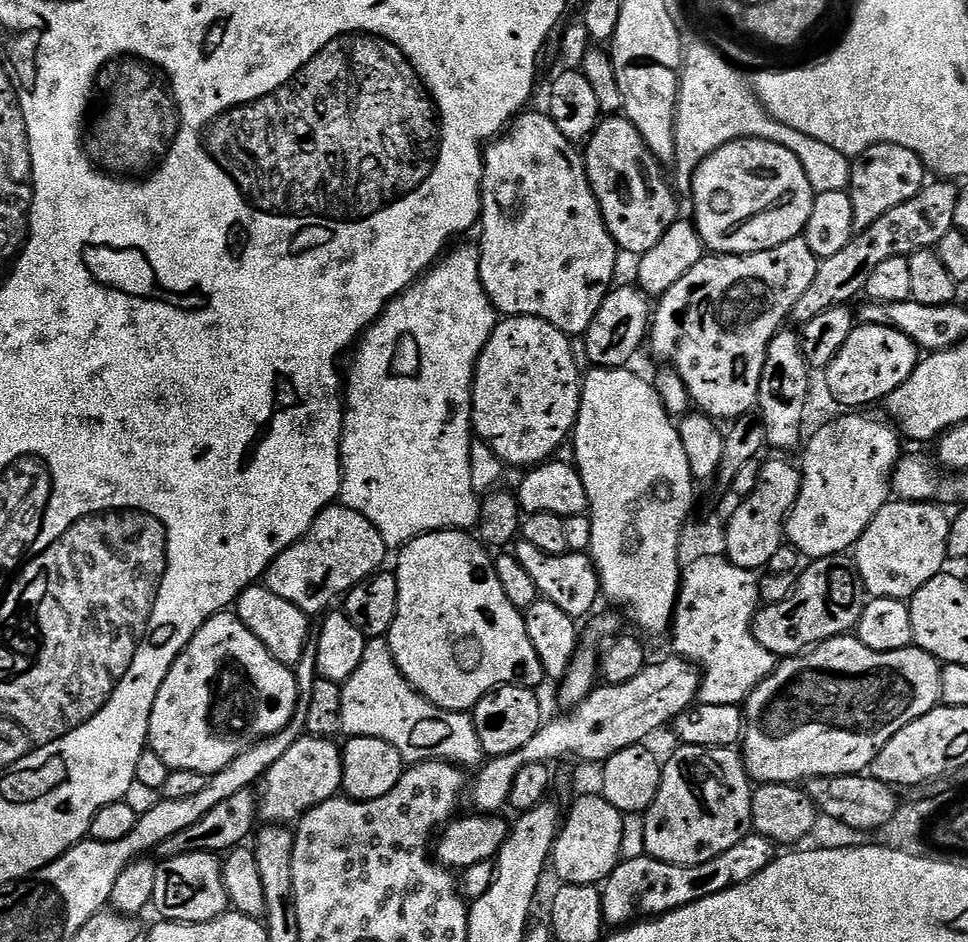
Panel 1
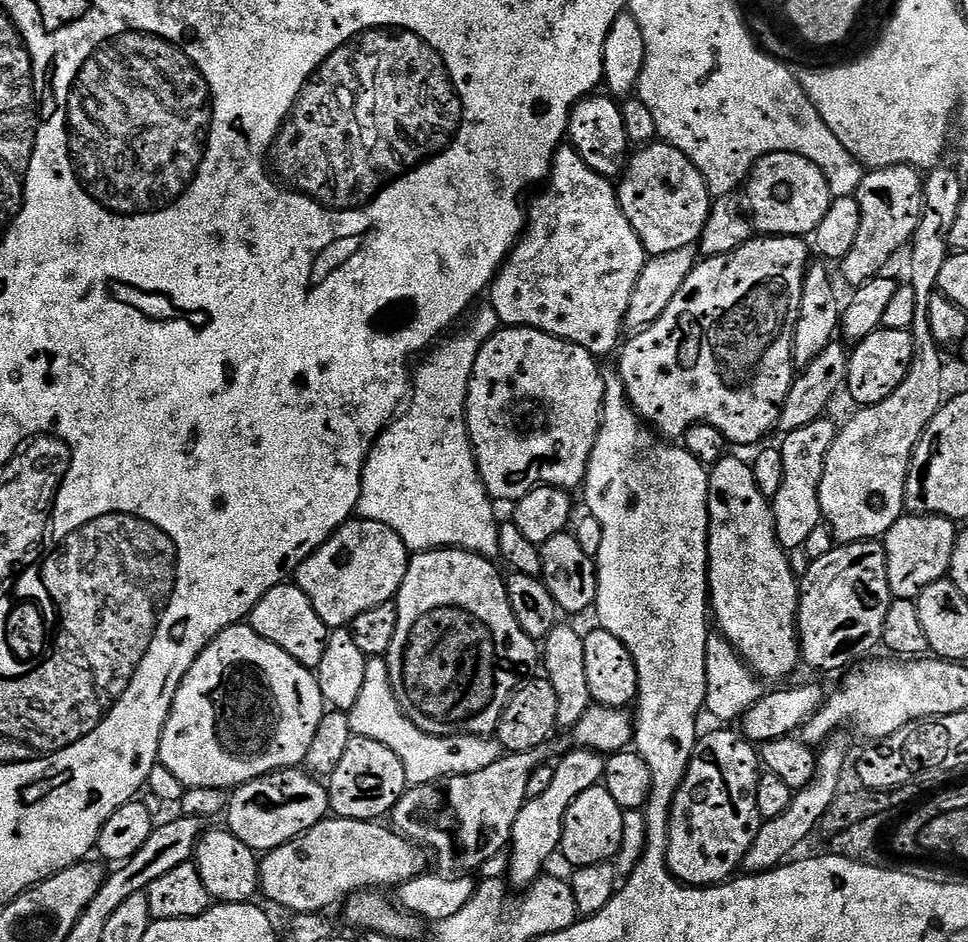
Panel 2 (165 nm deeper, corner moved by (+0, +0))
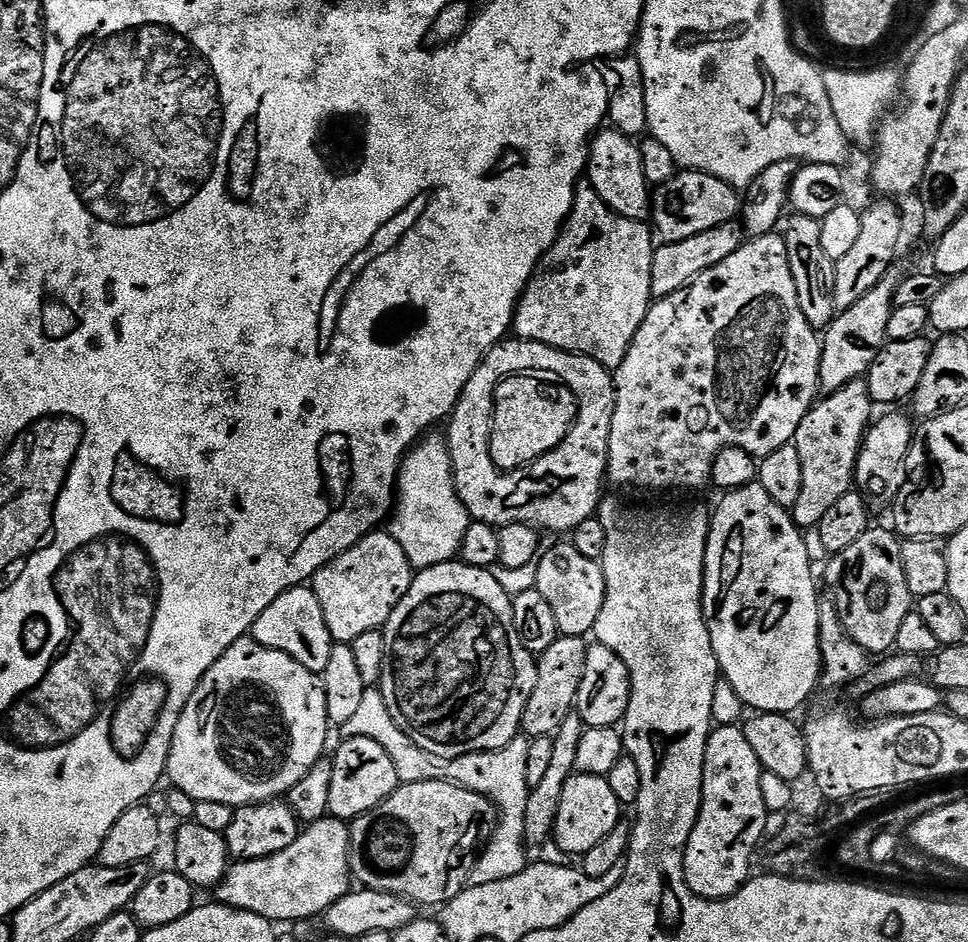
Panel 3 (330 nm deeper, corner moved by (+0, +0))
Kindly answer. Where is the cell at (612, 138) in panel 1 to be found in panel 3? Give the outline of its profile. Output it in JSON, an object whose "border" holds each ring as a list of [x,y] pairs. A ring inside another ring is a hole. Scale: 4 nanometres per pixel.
{"border":[[[677,171],[670,182],[659,185],[652,198],[650,224],[655,235],[665,244],[682,242],[682,238],[694,238],[714,226],[731,224],[741,215],[742,196],[731,184],[722,182],[705,172]]]}

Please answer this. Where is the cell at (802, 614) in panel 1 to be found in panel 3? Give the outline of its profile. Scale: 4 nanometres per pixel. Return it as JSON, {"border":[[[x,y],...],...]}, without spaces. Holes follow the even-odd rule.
{"border":[[[872,526],[858,542],[835,553],[823,569],[845,636],[869,654],[891,653],[896,647],[902,621],[906,614],[914,611],[914,598],[910,586],[906,586],[906,570],[902,566],[901,543],[895,531]]]}

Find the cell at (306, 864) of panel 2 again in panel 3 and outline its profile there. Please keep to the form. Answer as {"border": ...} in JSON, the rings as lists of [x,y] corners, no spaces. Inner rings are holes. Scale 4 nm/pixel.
{"border":[[[325,818],[311,821],[301,831],[299,838],[290,842],[290,846],[286,846],[286,850],[278,850],[278,854],[270,854],[266,858],[233,863],[222,882],[215,887],[215,899],[230,908],[246,910],[250,914],[258,914],[273,922],[295,922],[323,917],[328,908],[334,906],[334,902],[338,902],[338,898],[342,898],[354,884],[348,861],[349,831],[349,825],[343,820]]]}

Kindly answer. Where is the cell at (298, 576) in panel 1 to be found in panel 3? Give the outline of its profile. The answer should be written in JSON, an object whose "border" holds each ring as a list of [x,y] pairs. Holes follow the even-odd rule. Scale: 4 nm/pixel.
{"border":[[[377,530],[364,536],[350,550],[313,574],[310,587],[322,606],[322,615],[337,644],[350,644],[367,632],[383,629],[390,614],[410,590],[414,569],[391,531]]]}

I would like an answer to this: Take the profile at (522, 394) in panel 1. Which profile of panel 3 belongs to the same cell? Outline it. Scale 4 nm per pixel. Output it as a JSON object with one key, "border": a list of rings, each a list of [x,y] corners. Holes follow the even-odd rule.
{"border":[[[505,338],[499,344],[494,345],[486,354],[486,358],[478,366],[478,370],[474,370],[474,374],[470,374],[470,382],[466,382],[466,390],[462,390],[462,394],[458,398],[458,402],[454,406],[452,415],[447,421],[446,439],[448,441],[448,449],[450,450],[450,458],[452,459],[452,473],[454,474],[454,482],[458,490],[458,498],[462,498],[462,502],[466,506],[469,517],[477,524],[490,524],[497,529],[504,528],[508,524],[529,524],[531,528],[548,532],[564,532],[571,534],[573,530],[582,522],[593,519],[597,515],[600,501],[602,499],[602,491],[600,487],[605,487],[606,473],[608,471],[608,451],[610,450],[610,422],[614,422],[614,406],[616,405],[616,382],[613,373],[609,369],[604,368],[598,362],[594,362],[594,358],[583,356],[577,352],[567,352],[566,350],[558,350],[554,346],[546,346],[542,342],[530,342],[519,338]],[[518,372],[531,372],[533,374],[547,374],[549,377],[555,378],[560,383],[576,395],[576,421],[570,430],[567,438],[560,443],[554,450],[550,450],[550,454],[546,454],[542,458],[538,458],[529,464],[527,468],[517,468],[515,472],[501,472],[499,468],[494,466],[494,462],[490,458],[490,434],[492,433],[492,406],[496,399],[496,387],[504,381],[508,376],[515,376]]]}

